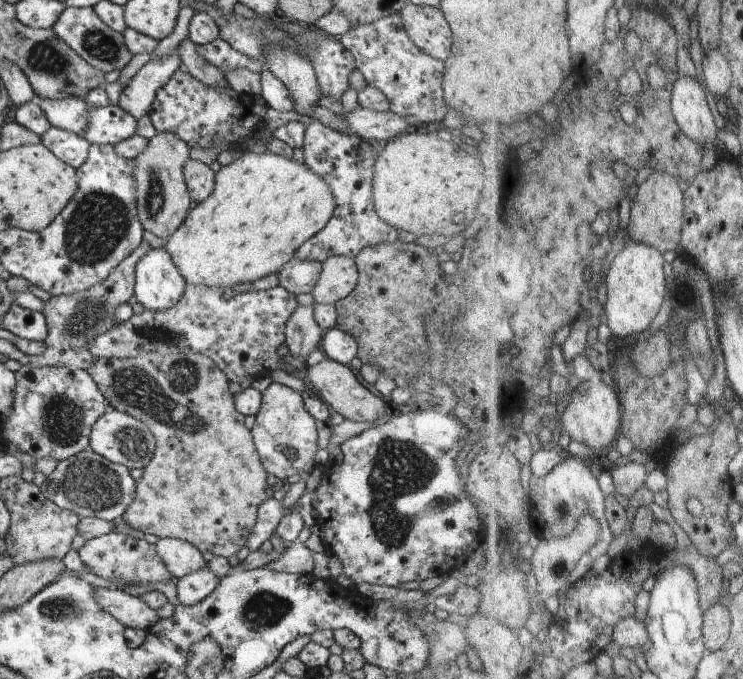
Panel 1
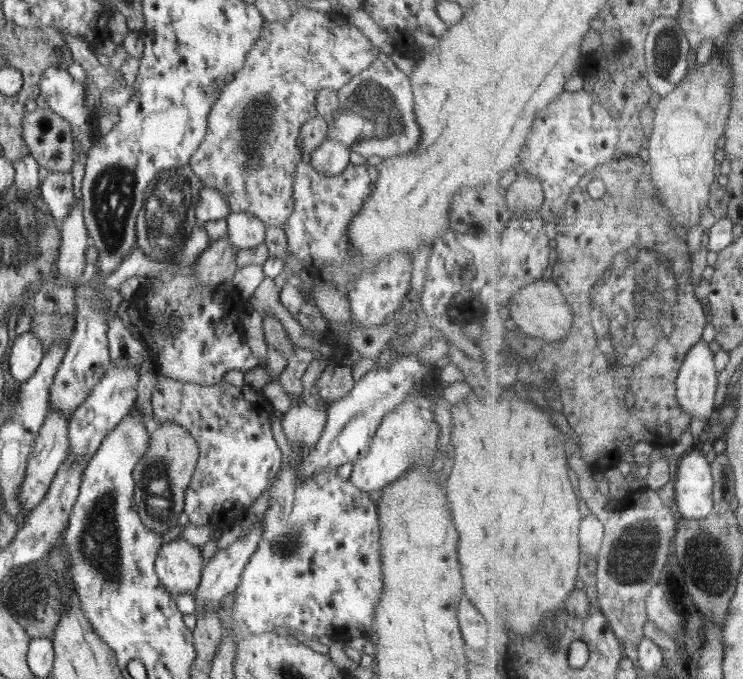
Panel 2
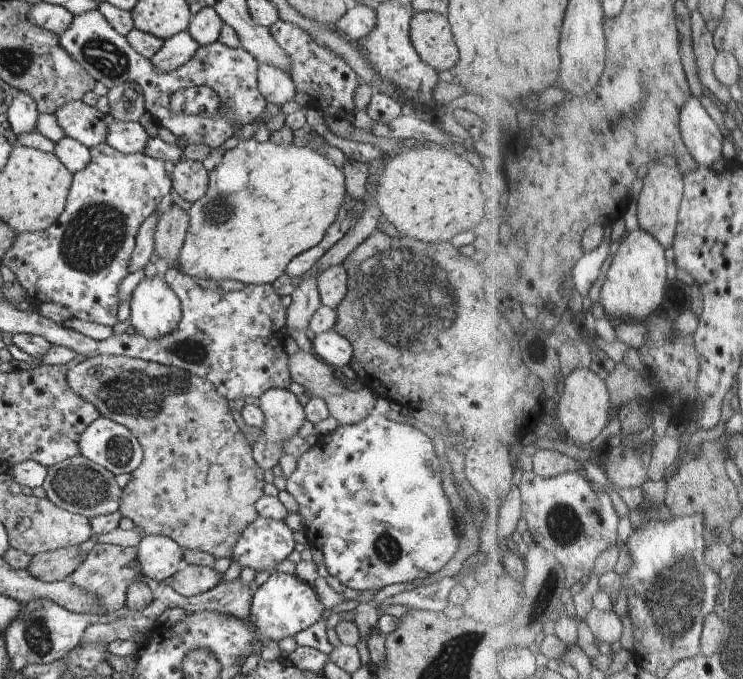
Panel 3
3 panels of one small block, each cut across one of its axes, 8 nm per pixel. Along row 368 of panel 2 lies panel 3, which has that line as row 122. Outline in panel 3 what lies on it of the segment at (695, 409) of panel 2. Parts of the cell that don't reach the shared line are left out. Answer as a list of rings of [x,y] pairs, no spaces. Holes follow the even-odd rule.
[[[693,96],[684,108],[682,131],[685,144],[696,160],[702,167],[709,167],[723,157],[726,134],[700,99]]]

